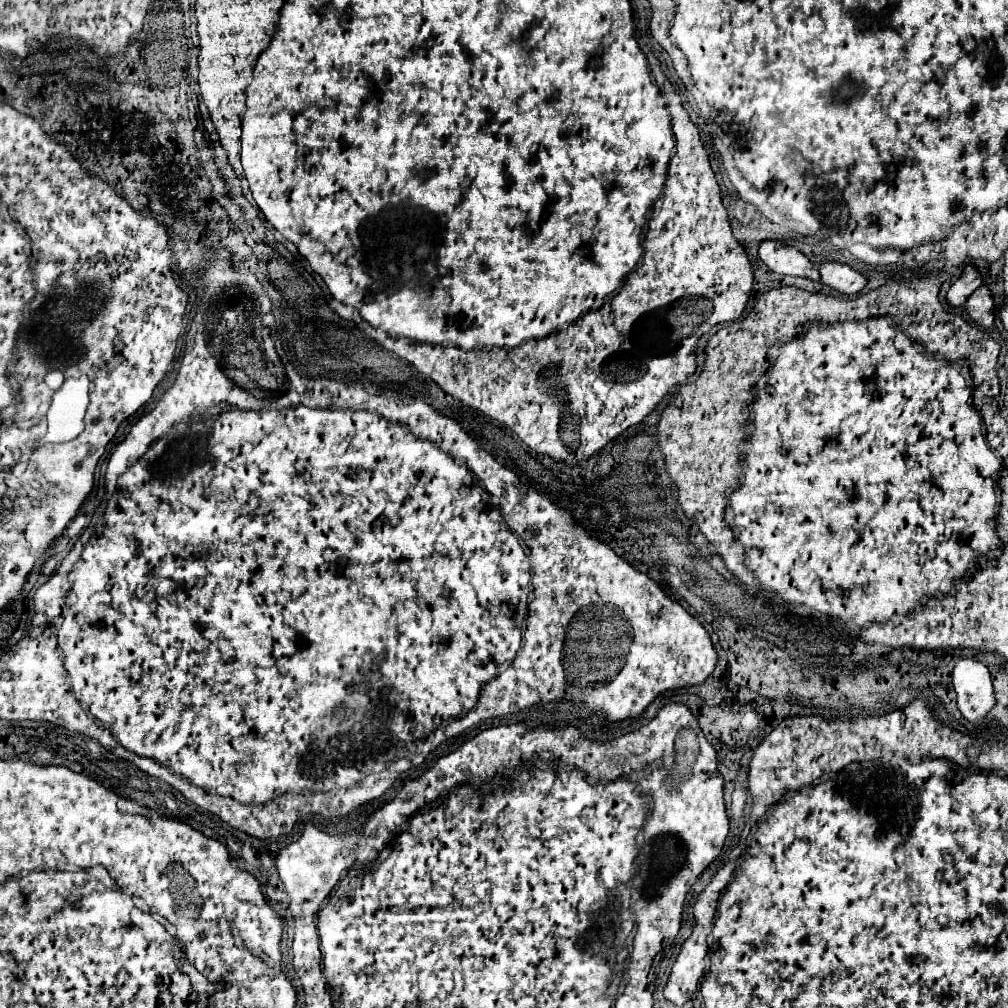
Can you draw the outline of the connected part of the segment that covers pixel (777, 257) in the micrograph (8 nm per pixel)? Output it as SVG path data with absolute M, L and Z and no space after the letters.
M762 242L760 244L760 260L778 274L802 276L810 280L820 280L818 268L794 246L786 246L782 242Z

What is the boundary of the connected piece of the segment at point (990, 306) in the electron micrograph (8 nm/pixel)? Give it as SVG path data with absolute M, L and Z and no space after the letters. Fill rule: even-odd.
M980 286L978 290L974 290L964 308L966 308L966 314L976 324L980 324L984 328L994 326L994 298L986 286Z

